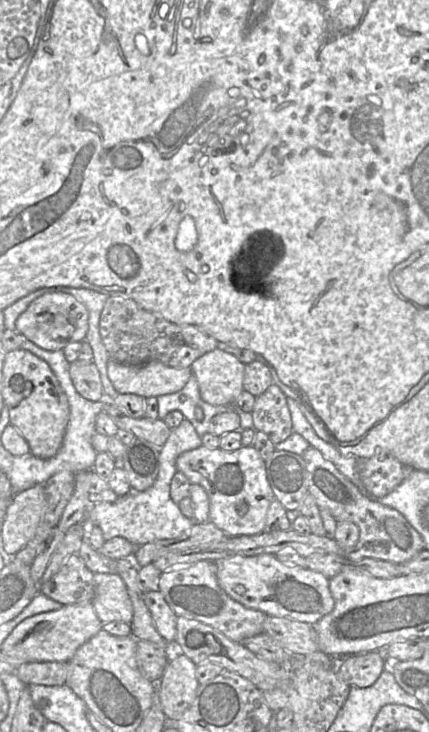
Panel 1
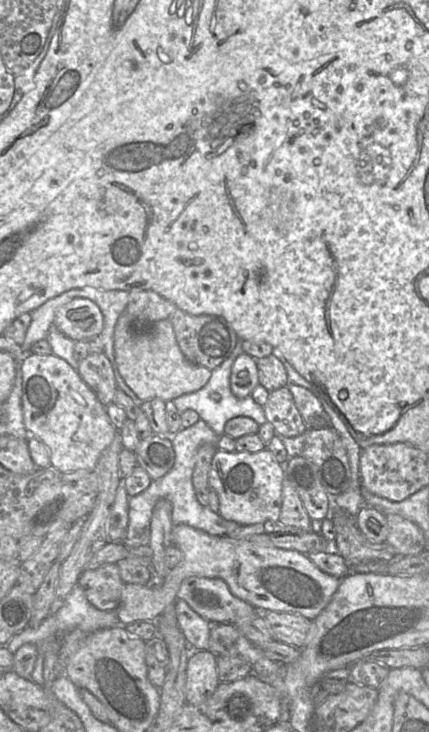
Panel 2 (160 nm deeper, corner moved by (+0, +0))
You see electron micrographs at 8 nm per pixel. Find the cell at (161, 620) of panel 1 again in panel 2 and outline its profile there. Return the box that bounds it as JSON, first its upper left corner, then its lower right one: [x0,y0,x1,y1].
[174,599,210,650]

